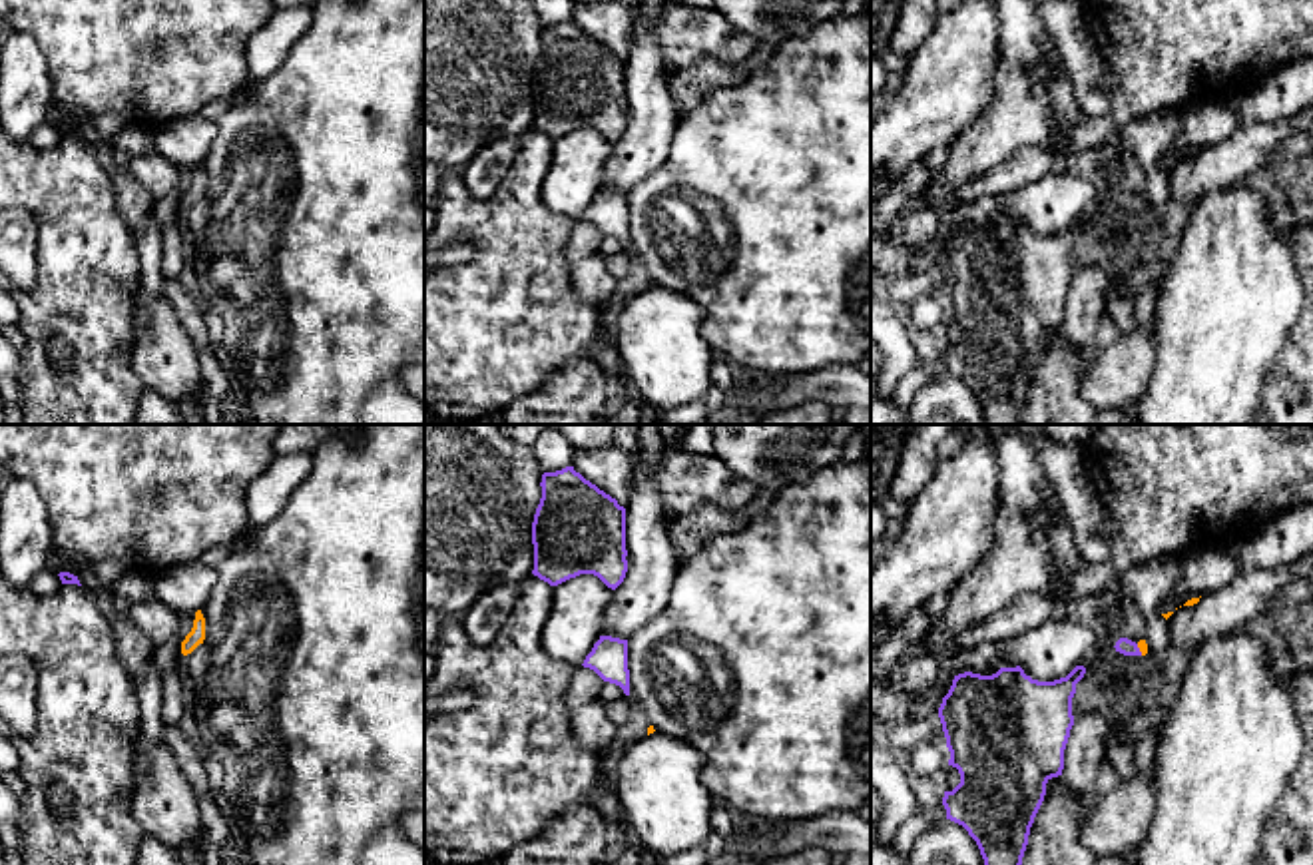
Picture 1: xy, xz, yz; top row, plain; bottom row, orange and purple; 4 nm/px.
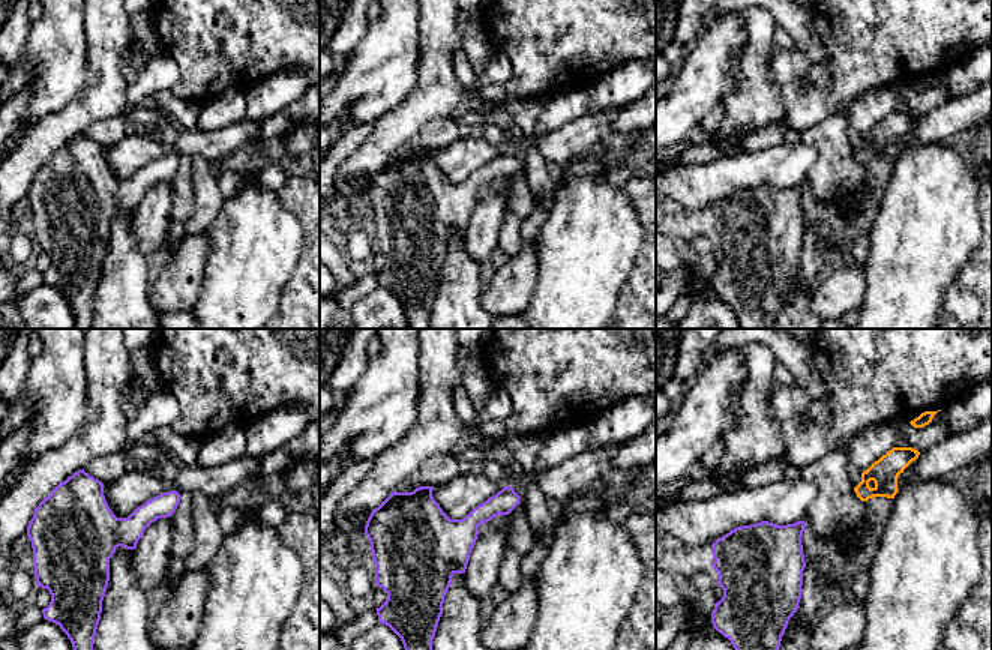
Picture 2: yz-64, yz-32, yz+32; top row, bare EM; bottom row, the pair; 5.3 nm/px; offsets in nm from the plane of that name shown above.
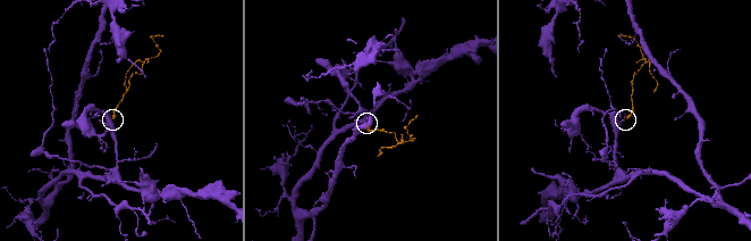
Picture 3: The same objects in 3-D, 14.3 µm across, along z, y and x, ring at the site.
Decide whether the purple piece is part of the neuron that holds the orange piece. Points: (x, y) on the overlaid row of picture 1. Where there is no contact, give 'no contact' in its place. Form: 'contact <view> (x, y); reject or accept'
contact yz (1140, 650); accept

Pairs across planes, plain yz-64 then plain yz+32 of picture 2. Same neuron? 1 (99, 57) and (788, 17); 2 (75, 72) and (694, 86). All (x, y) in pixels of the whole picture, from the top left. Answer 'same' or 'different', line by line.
1: different
2: same

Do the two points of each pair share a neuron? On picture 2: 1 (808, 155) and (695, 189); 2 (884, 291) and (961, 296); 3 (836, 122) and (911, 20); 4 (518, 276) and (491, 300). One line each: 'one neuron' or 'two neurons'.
1: one neuron
2: two neurons
3: two neurons
4: one neuron

